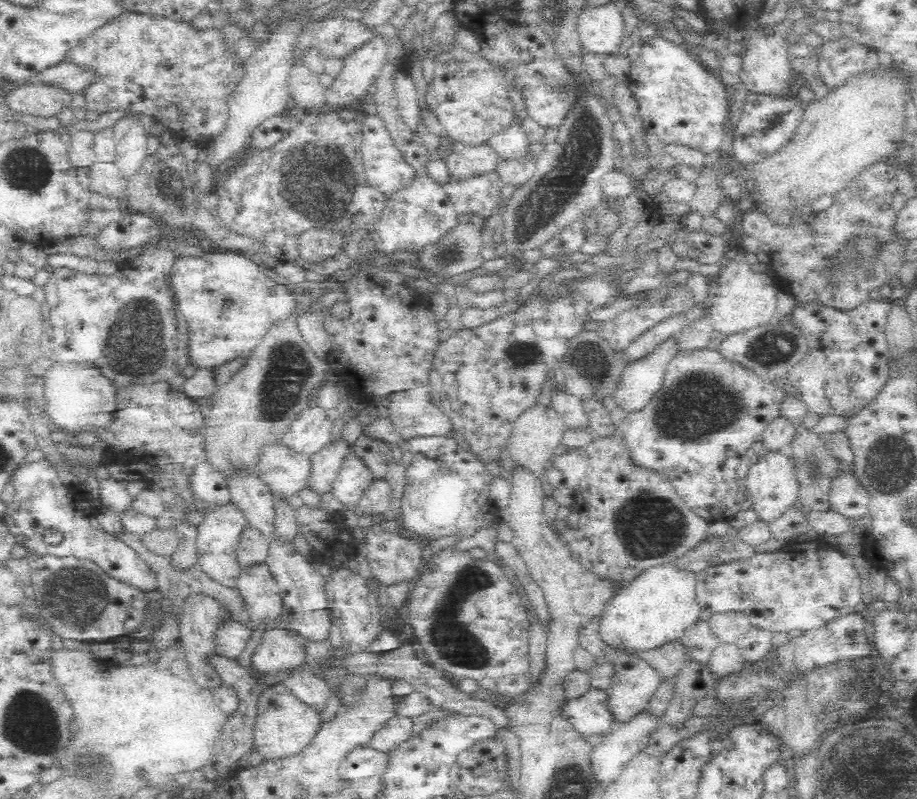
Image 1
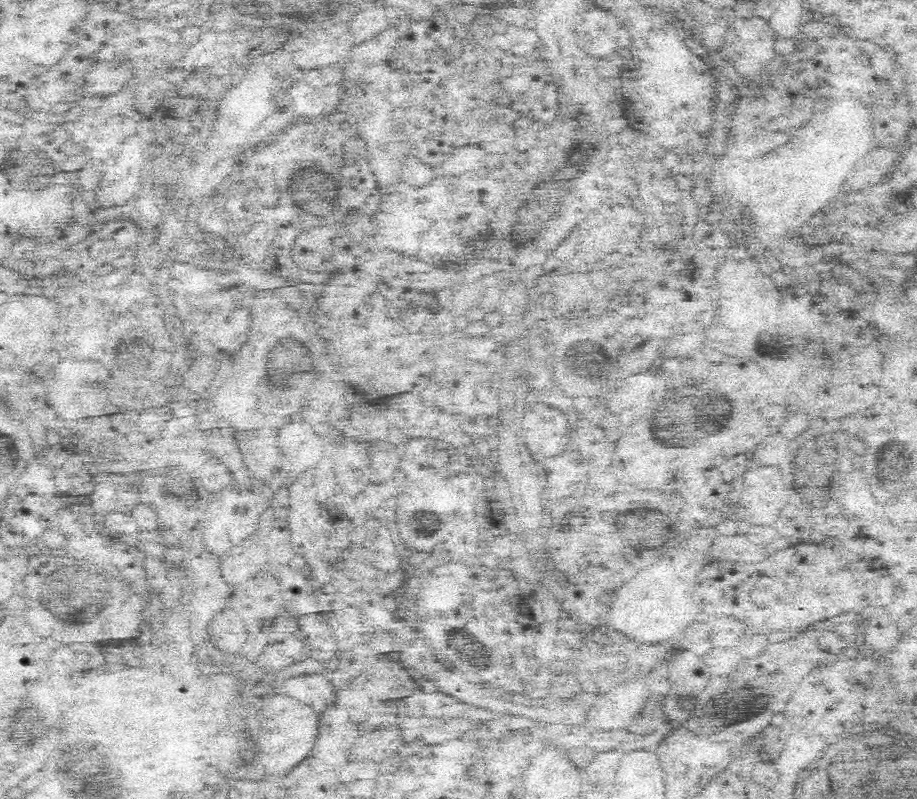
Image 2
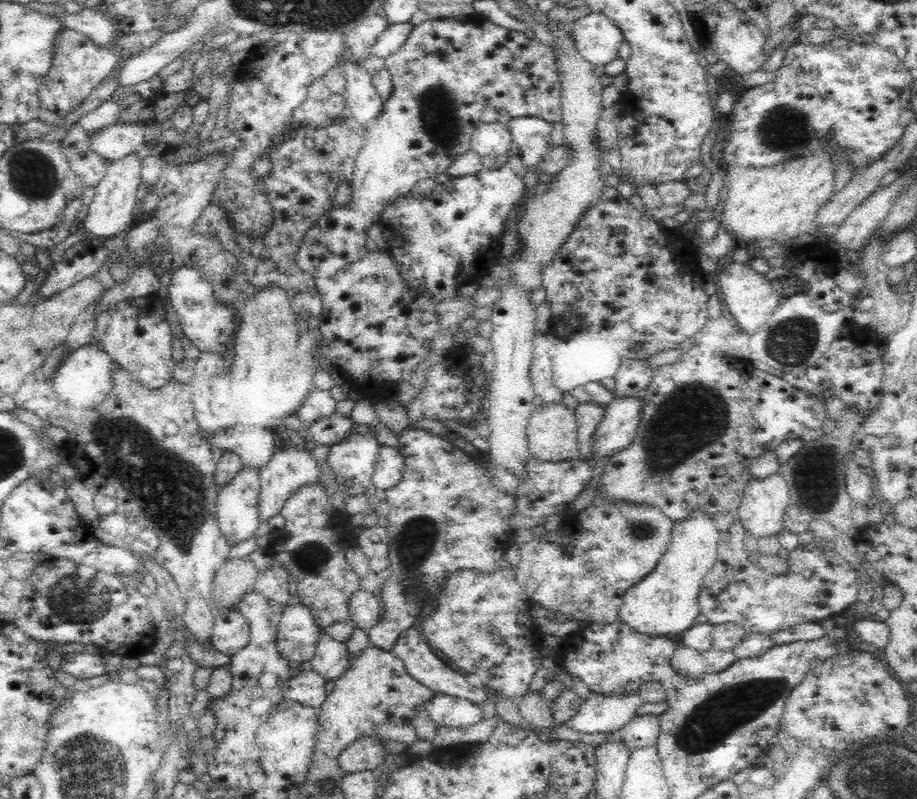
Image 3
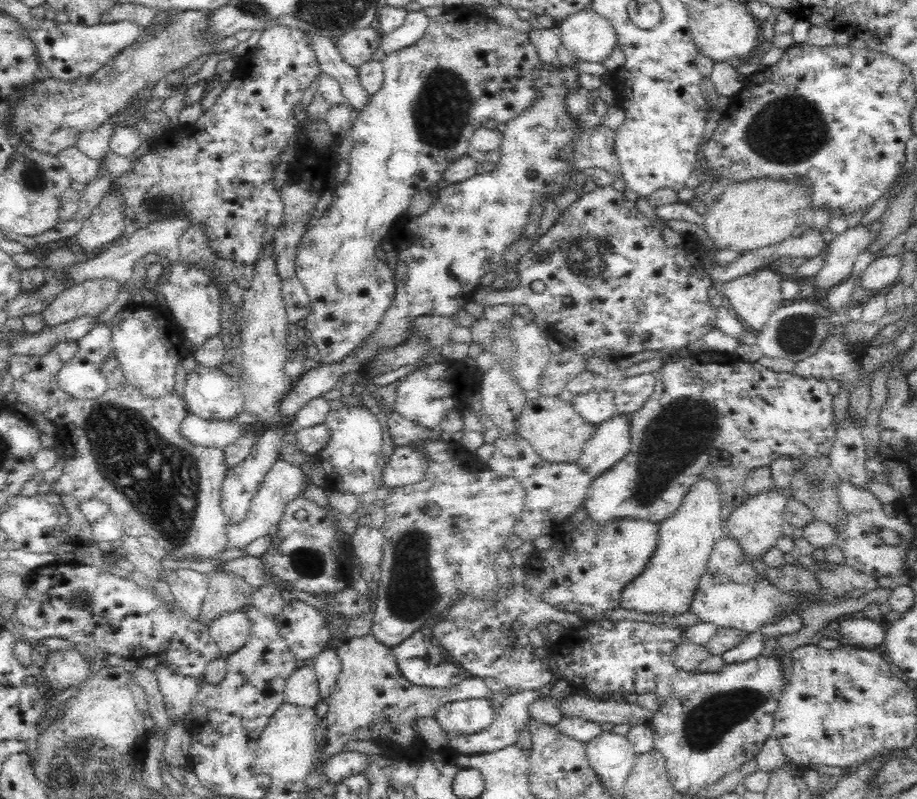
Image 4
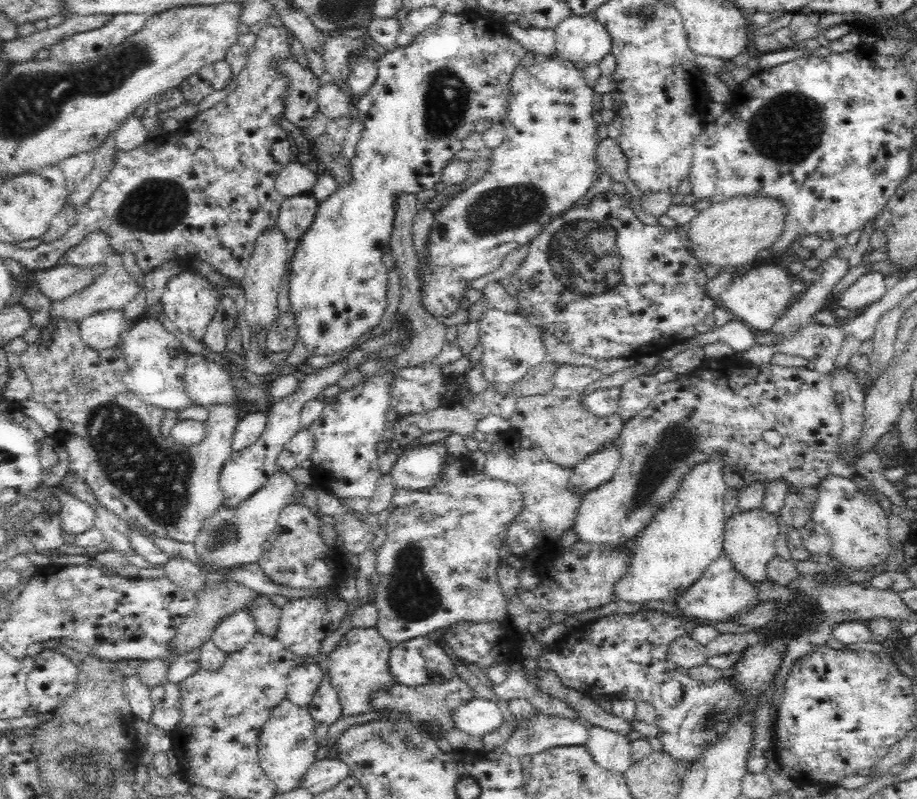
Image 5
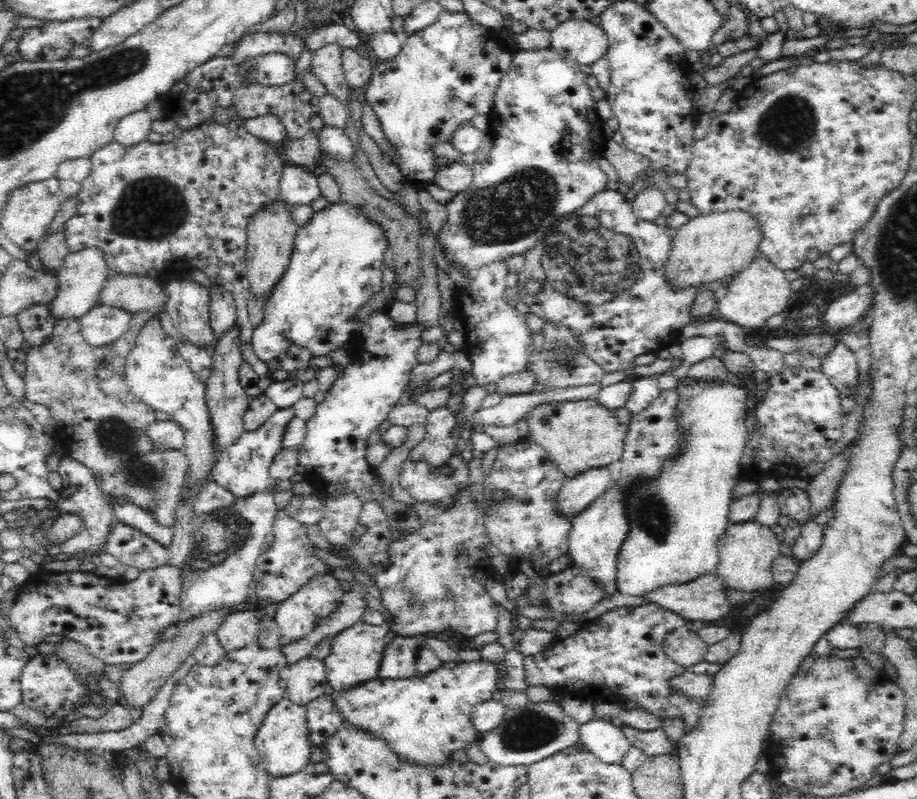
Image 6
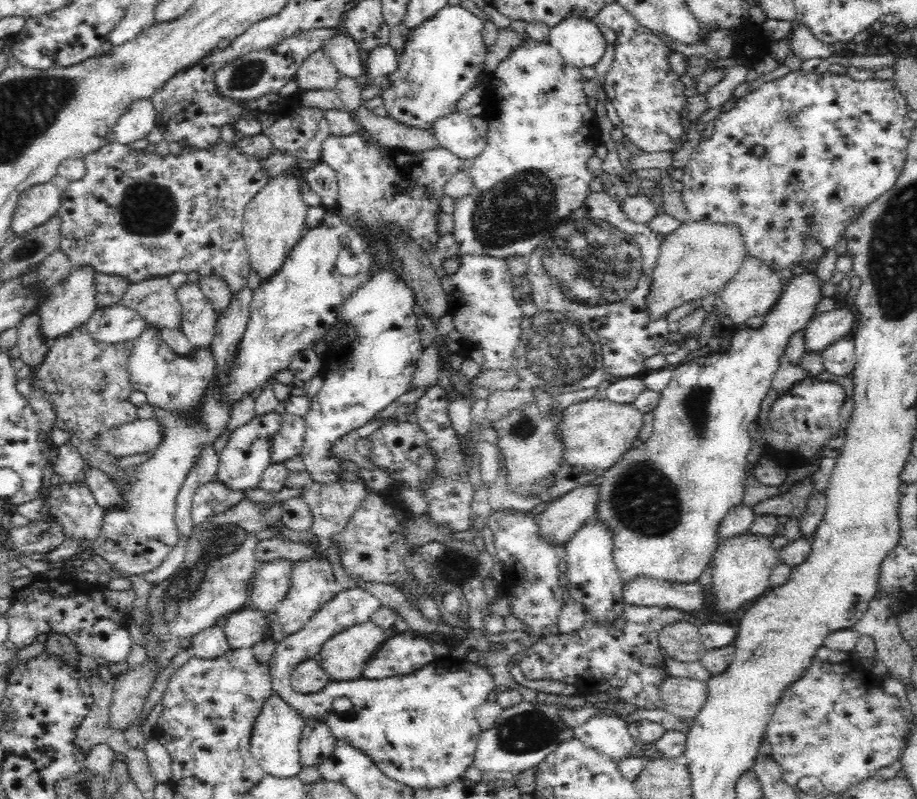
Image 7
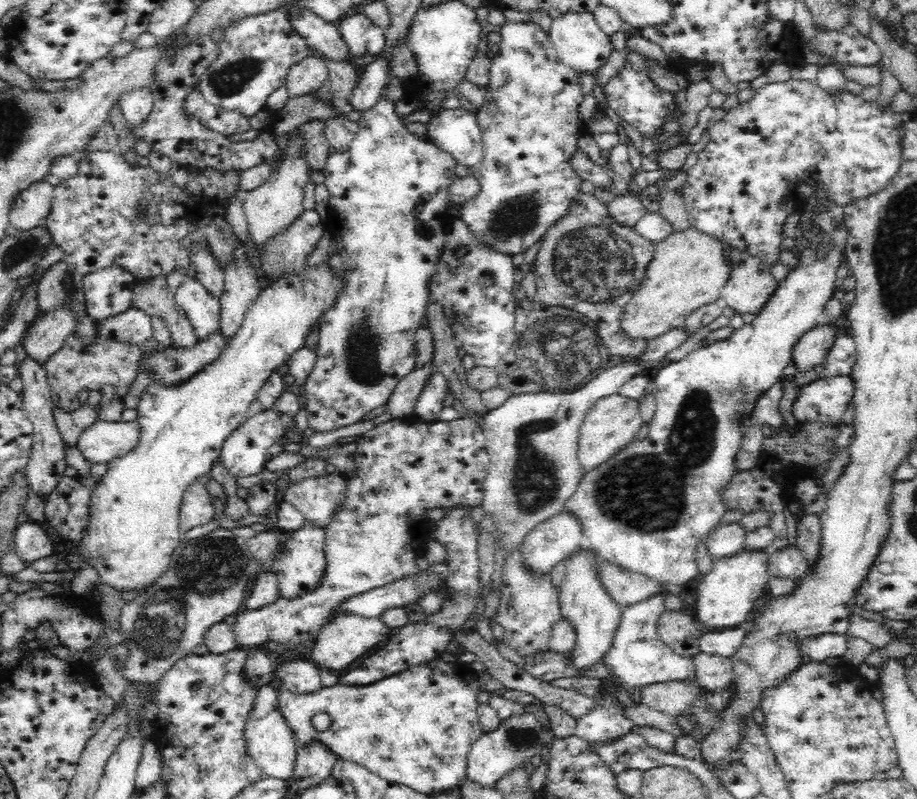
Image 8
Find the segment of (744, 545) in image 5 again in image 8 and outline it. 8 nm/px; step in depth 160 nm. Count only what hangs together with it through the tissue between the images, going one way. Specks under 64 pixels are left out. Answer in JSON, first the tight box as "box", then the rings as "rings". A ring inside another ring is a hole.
{"box":[696,548,770,631],"rings":[[[742,548],[732,556],[713,561],[711,571],[704,575],[697,588],[696,618],[715,631],[738,627],[767,595],[770,580],[769,553],[763,549],[748,551]]]}

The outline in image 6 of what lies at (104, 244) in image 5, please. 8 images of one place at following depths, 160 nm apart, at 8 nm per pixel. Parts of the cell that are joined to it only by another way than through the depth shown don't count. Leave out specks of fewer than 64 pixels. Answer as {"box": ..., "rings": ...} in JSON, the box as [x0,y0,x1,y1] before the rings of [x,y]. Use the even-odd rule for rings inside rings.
{"box":[48,248,109,319],"rings":[[[84,248],[80,252],[69,253],[64,264],[57,270],[58,294],[48,304],[50,313],[56,319],[79,319],[89,310],[99,304],[99,292],[104,286],[104,281],[109,277],[109,265],[106,264],[102,250],[98,248]]]}

